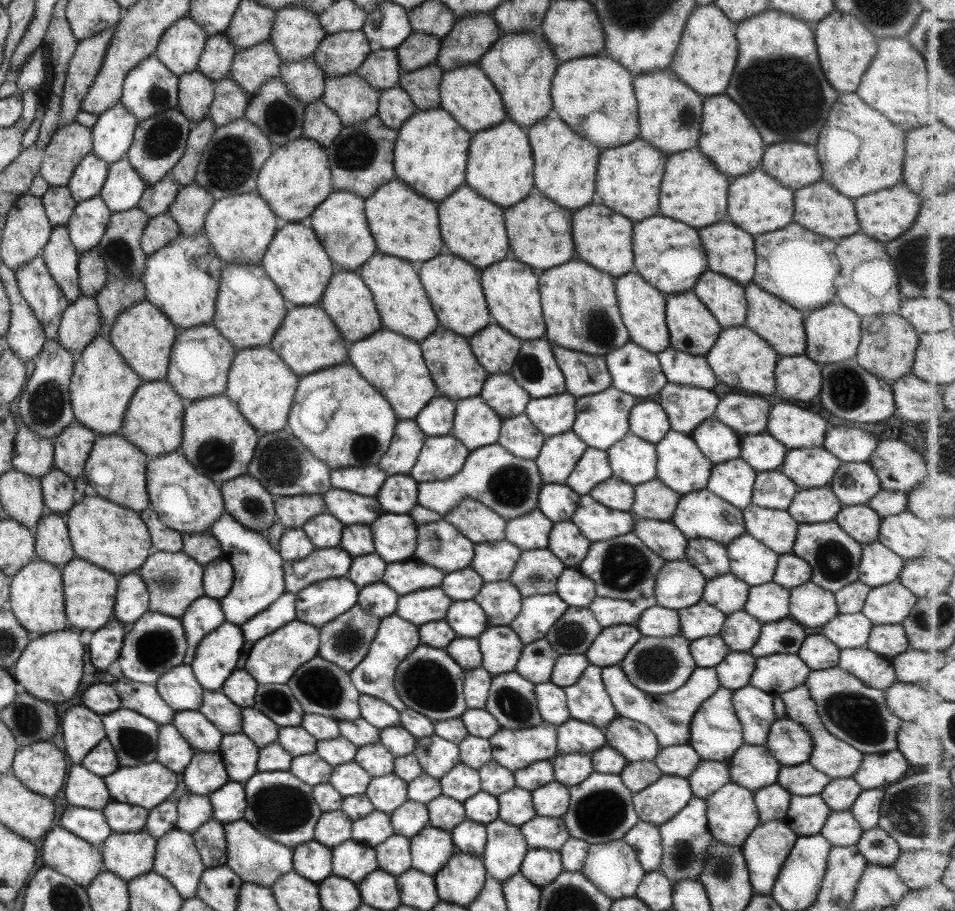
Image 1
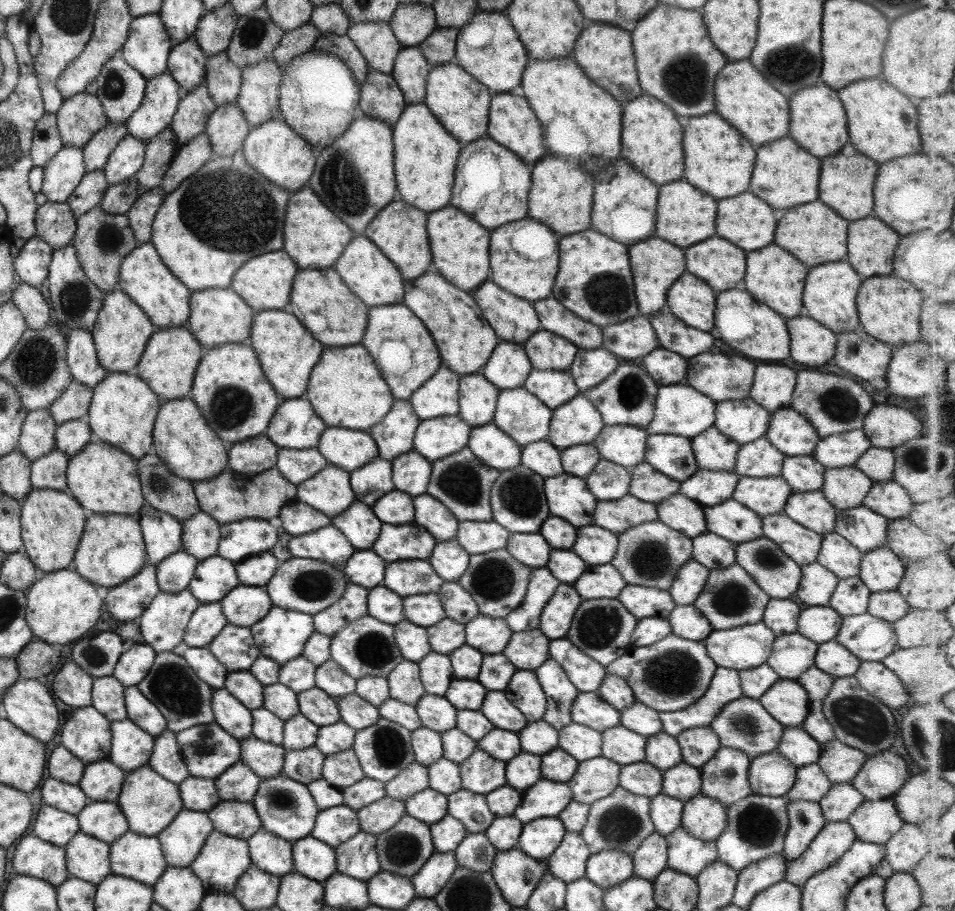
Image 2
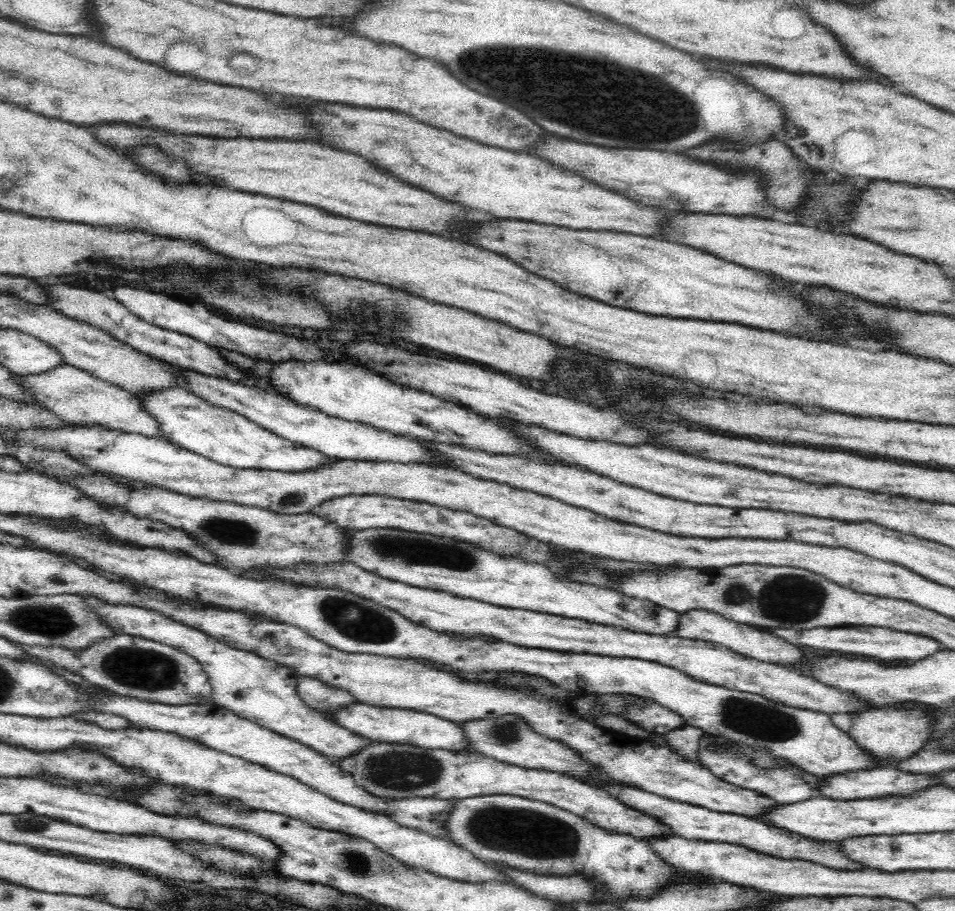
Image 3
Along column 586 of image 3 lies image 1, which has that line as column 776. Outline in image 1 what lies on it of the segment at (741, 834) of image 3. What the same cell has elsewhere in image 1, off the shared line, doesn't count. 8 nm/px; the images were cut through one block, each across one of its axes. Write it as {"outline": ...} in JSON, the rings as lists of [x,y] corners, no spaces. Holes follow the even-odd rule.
{"outline":[[[803,762],[793,767],[780,767],[776,783],[793,796],[813,796],[822,791],[830,779]]]}

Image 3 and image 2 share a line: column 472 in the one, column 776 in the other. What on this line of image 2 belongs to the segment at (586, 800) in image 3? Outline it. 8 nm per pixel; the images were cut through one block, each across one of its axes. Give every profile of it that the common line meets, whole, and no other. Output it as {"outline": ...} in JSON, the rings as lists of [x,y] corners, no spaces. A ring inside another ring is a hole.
{"outline":[[[776,750],[750,759],[748,783],[756,795],[785,797],[796,778],[796,766]]]}

